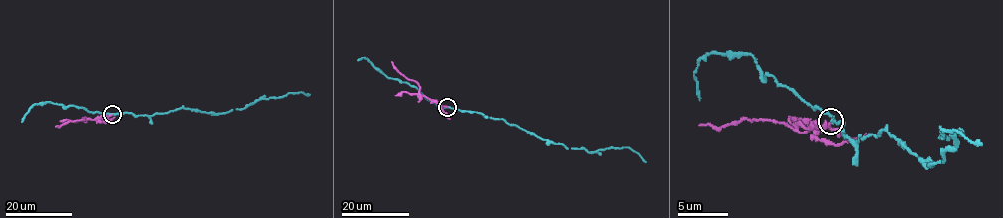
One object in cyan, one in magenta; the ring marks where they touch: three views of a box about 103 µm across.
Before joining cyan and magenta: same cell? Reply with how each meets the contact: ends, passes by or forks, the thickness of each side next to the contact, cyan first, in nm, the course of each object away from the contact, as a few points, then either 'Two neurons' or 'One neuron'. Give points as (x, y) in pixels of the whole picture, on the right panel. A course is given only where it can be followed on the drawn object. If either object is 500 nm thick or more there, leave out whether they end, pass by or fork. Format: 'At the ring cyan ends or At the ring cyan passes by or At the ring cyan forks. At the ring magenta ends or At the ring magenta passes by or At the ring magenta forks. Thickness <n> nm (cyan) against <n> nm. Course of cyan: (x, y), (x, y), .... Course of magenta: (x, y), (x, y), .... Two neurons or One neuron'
At the ring cyan passes by. At the ring magenta ends. Thickness 180 nm (cyan) against 150 nm. Course of cyan: (830, 122), (859, 140), (884, 130), (931, 166), (956, 144), (940, 127), (981, 144). Course of magenta: (830, 122), (807, 128), (797, 123), (792, 128), (755, 118), (721, 127), (699, 123). Two neurons

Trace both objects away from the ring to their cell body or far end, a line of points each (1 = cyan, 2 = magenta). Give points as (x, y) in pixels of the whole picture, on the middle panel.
1: (447, 106), (503, 119), (567, 149), (583, 148), (589, 152), (629, 147), (645, 162)
2: (447, 106), (421, 95), (419, 85), (406, 78), (391, 62)

